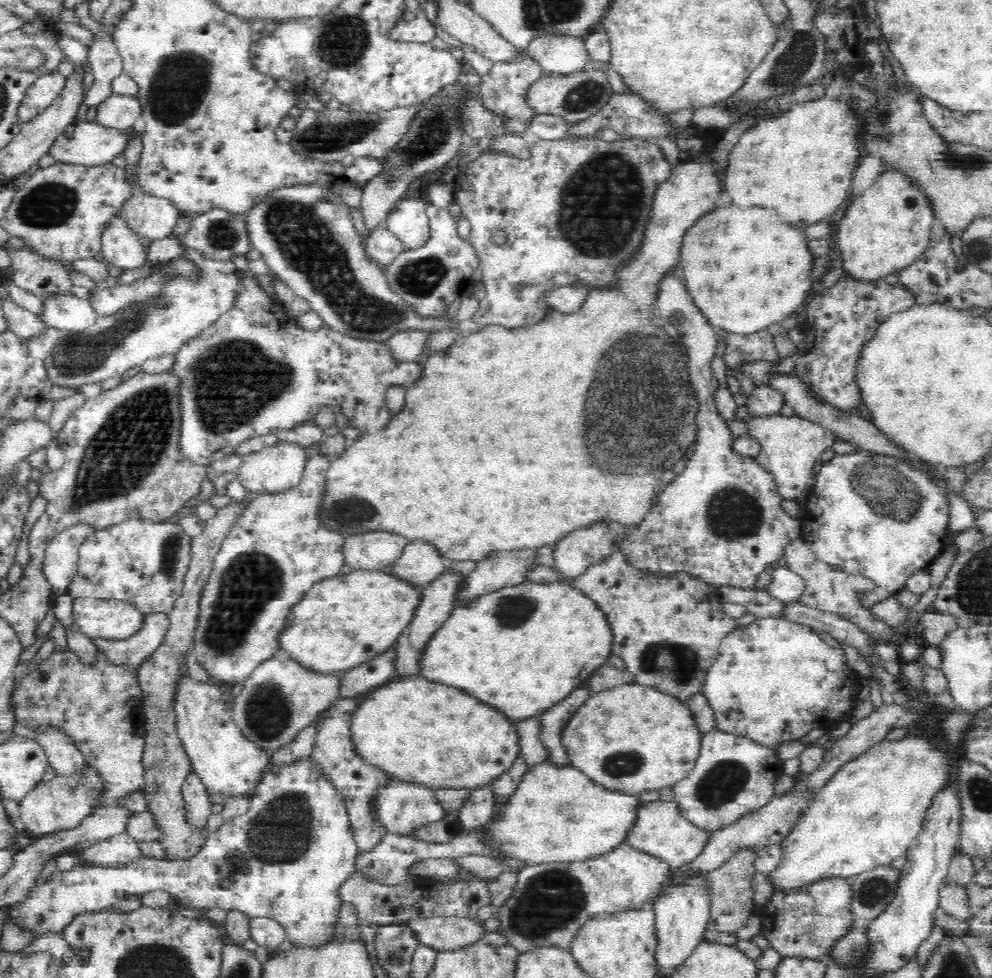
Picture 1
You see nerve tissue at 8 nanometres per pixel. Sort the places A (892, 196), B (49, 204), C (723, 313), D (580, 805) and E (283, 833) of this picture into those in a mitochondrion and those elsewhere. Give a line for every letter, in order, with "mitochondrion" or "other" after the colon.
A: other
B: mitochondrion
C: other
D: other
E: mitochondrion

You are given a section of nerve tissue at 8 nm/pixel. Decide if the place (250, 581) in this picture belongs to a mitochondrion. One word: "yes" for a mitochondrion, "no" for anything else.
yes

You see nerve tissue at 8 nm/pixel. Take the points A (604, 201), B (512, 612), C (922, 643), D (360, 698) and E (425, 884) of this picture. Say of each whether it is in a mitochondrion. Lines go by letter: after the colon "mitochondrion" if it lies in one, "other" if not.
A: mitochondrion
B: mitochondrion
C: other
D: other
E: other

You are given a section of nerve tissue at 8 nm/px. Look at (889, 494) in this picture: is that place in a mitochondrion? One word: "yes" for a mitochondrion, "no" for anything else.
yes

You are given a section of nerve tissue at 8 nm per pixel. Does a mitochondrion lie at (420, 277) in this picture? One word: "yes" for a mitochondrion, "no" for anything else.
yes

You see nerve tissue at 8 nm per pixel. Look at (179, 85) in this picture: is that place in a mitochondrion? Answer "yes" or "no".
yes

